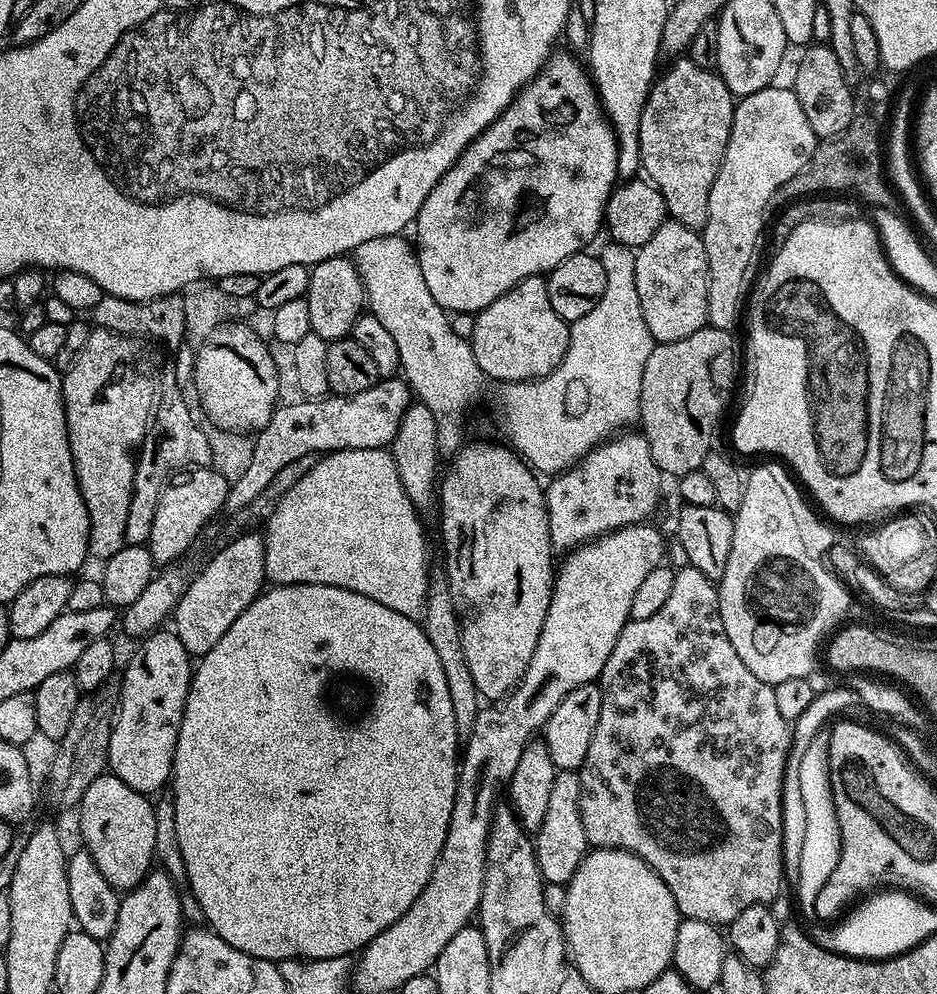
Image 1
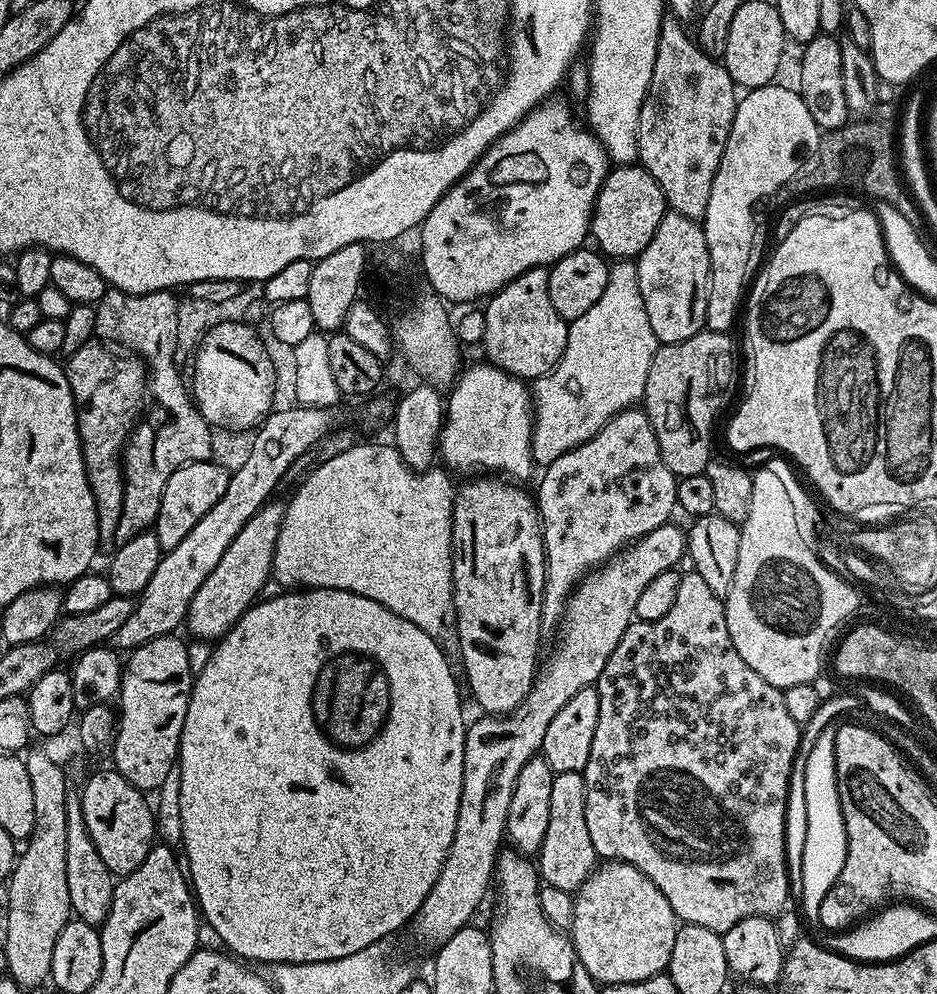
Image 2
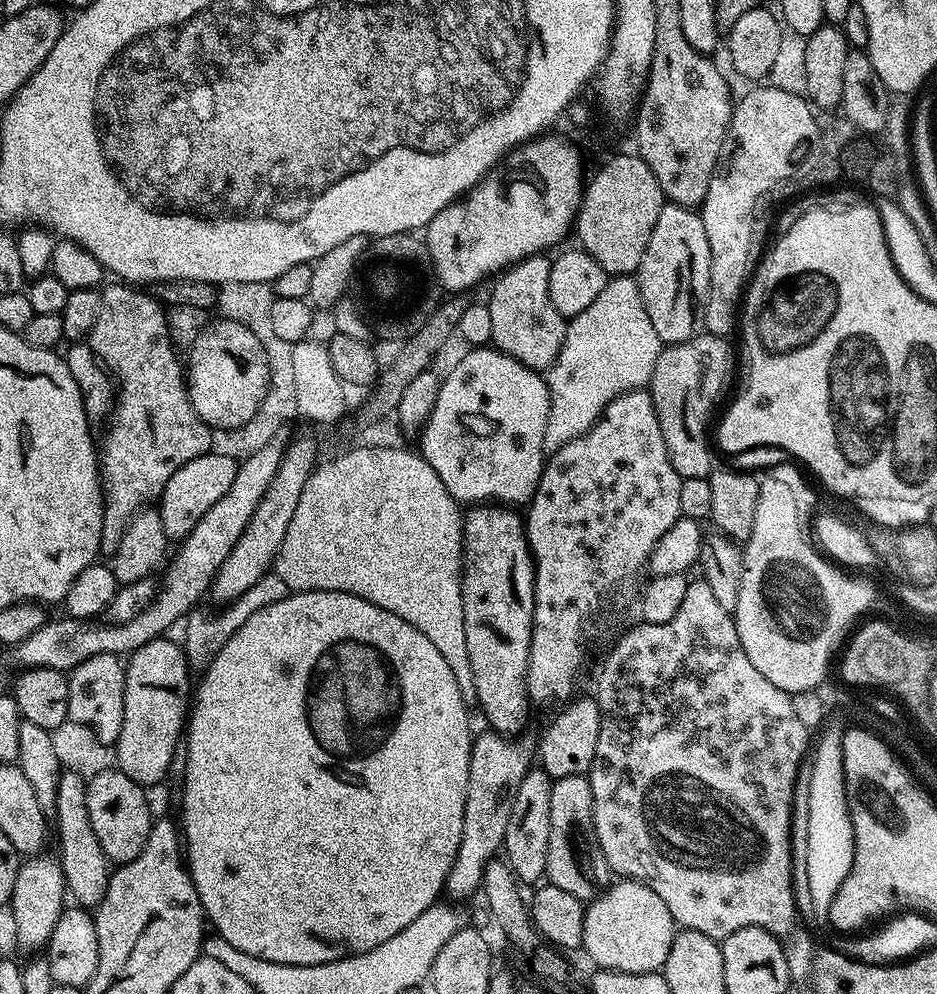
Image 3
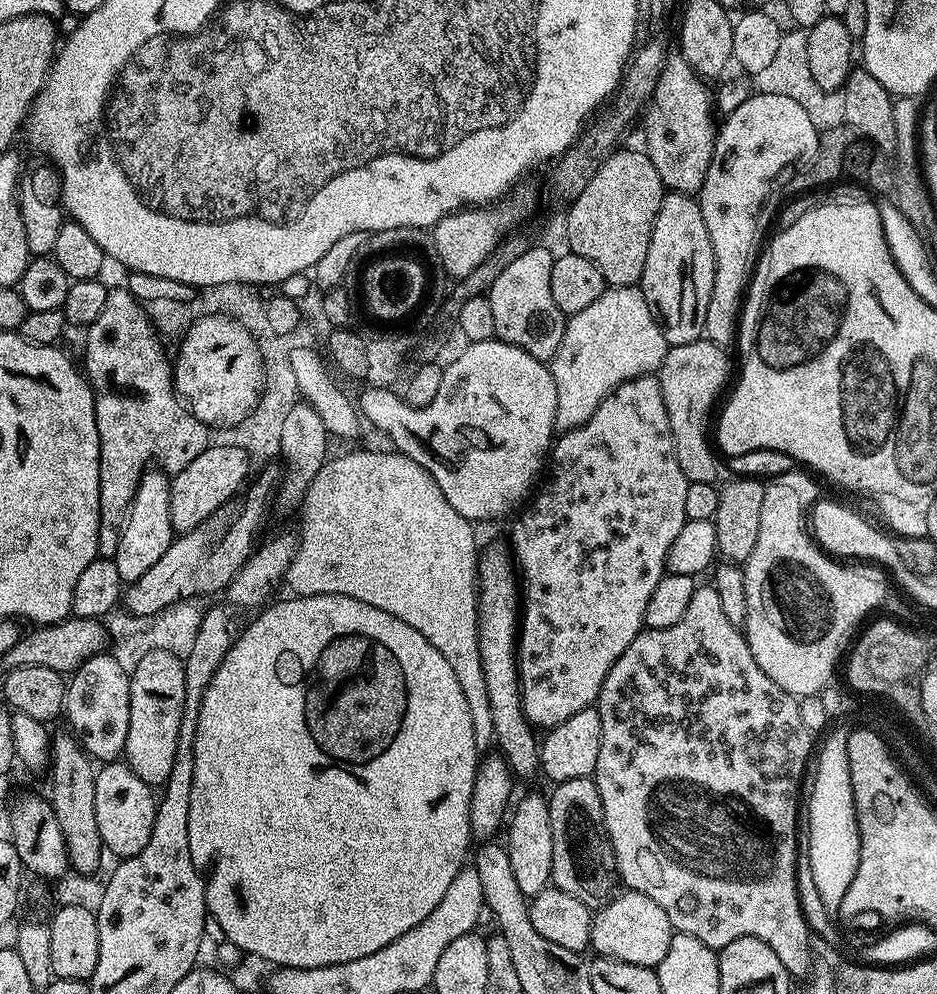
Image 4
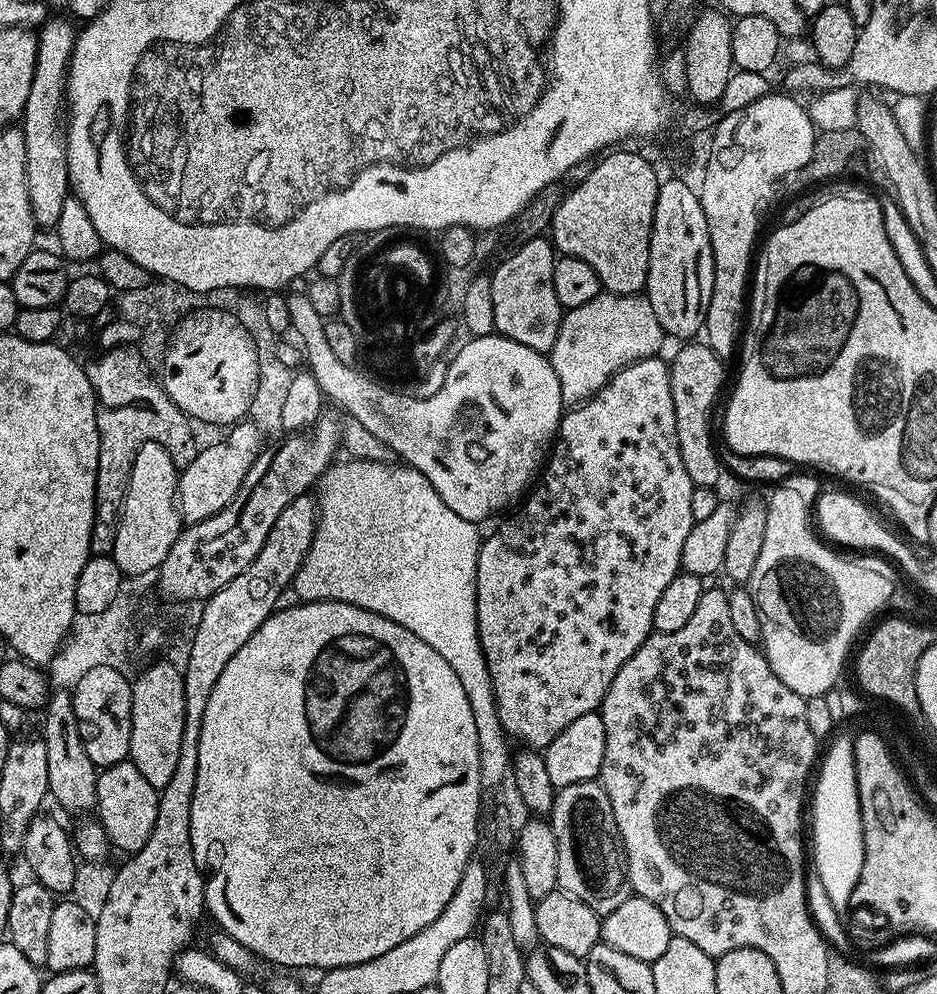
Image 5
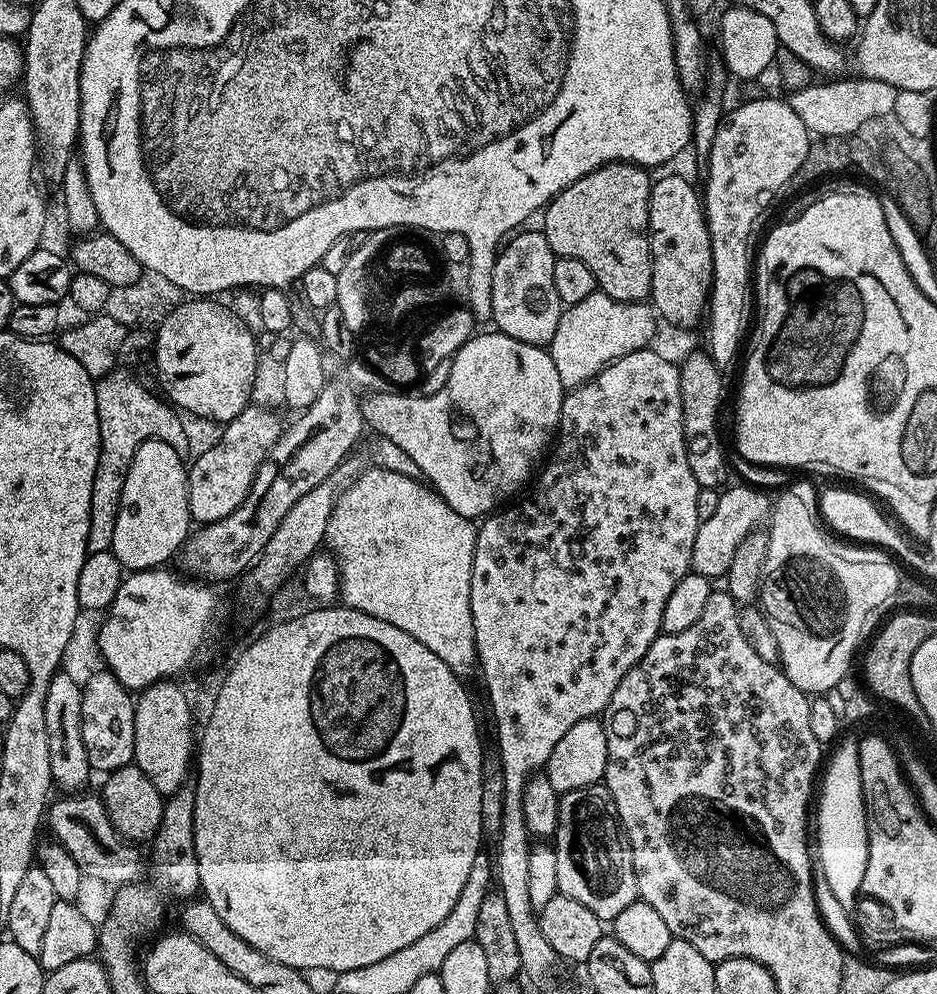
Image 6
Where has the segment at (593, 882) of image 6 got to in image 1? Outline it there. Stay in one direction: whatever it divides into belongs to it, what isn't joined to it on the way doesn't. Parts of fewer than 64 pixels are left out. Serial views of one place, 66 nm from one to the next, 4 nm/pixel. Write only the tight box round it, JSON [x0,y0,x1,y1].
[534,771,590,885]

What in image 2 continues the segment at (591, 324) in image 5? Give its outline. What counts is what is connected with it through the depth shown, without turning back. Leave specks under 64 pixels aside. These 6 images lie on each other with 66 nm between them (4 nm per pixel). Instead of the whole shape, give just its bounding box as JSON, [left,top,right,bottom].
[531,260,657,466]

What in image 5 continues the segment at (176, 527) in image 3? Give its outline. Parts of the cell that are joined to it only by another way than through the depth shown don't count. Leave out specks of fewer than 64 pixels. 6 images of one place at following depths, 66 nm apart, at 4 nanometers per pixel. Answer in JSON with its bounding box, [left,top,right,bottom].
[176,422,262,525]

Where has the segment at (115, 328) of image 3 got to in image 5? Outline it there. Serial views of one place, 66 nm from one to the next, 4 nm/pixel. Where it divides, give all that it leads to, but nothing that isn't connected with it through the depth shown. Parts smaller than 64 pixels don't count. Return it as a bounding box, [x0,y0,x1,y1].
[86,346,197,556]

